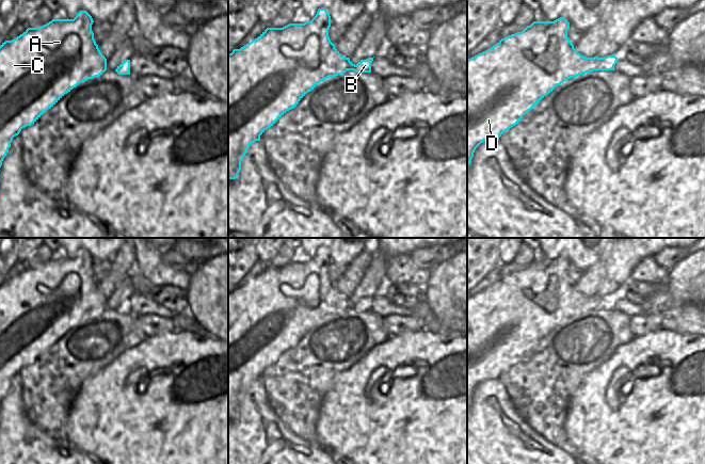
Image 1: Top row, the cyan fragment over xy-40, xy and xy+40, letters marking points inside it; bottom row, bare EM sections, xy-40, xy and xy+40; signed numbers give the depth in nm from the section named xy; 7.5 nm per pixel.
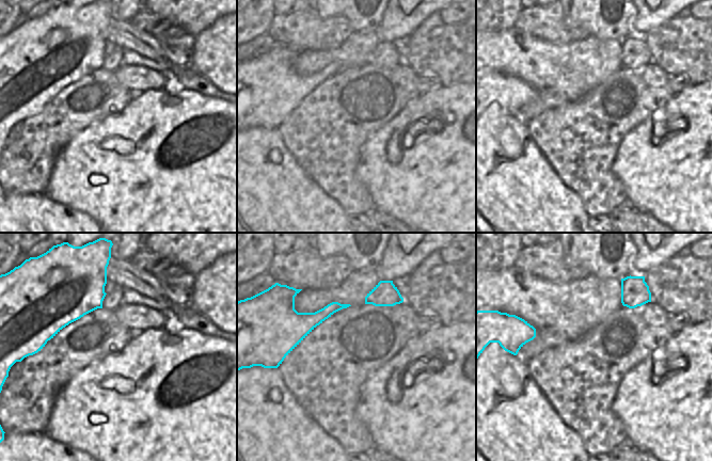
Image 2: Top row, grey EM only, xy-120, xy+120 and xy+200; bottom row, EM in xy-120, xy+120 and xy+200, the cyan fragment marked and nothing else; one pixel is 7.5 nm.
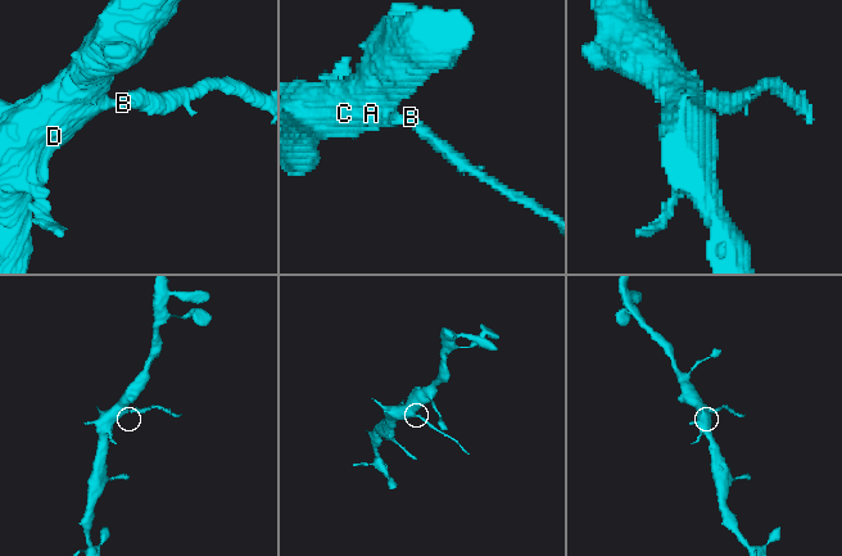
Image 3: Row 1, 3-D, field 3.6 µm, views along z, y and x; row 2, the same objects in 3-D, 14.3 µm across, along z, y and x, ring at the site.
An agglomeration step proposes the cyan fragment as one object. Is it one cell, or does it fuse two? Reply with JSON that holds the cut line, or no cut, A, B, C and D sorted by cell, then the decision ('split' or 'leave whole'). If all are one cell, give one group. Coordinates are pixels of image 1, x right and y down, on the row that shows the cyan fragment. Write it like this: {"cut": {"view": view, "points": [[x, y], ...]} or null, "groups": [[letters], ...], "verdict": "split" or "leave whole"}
{"cut": {"view": "xy+40", "points": [[592, 58], [595, 63], [595, 69]]}, "groups": [["A", "C", "D"], ["B"]], "verdict": "split"}

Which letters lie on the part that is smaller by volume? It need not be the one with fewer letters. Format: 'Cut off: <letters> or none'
Cut off: B

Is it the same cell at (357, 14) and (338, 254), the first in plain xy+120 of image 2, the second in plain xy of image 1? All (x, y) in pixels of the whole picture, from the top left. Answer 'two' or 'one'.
one

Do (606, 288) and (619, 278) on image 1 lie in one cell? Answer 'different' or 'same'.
same

